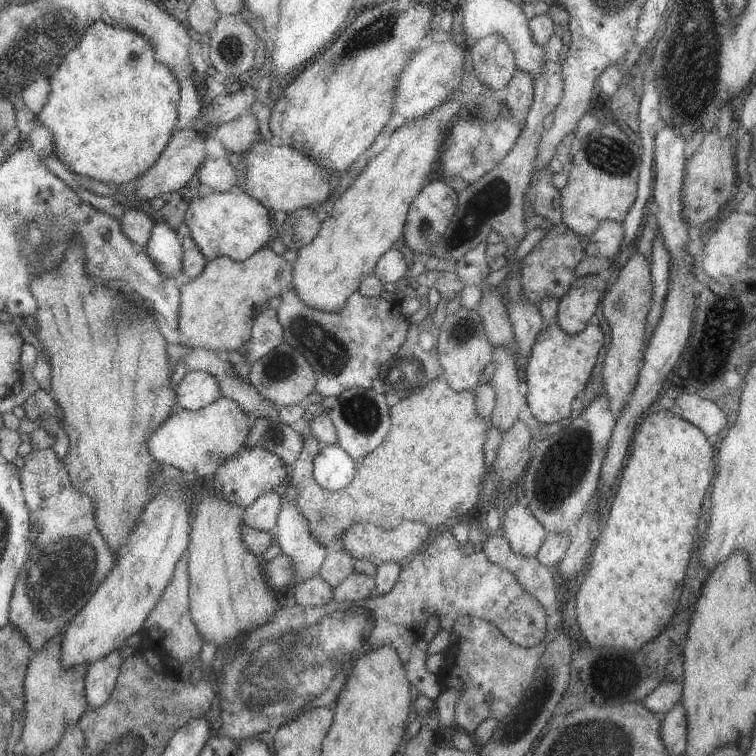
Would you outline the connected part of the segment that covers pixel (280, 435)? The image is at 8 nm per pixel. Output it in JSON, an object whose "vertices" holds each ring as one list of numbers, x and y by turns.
{"vertices":[[257,418,249,428,245,448,261,448,281,458,285,464,293,464,303,450,303,438,295,428,275,418]]}

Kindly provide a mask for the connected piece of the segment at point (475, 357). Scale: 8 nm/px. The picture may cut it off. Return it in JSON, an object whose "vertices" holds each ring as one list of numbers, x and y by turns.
{"vertices":[[457,308,453,314,445,316,437,336,439,336,437,338,437,360,443,368,441,380,445,380,447,386,453,392,473,392,473,396,475,396,475,414,483,420,489,420,489,416,495,408,495,390,489,382,479,386,479,378,481,378,483,368,487,368,487,364,491,362,493,346,487,342,485,334,483,334,481,318,477,316,475,310]]}

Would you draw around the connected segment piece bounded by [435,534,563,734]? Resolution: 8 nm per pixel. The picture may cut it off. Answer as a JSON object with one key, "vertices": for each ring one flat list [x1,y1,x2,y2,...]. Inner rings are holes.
{"vertices":[[501,534,483,536,483,542,479,548,489,562,495,562,495,560,507,562,501,566,503,568,507,566,507,570,517,578,517,582,523,586,523,590,527,594,531,594,533,598,537,598,537,602,543,606,543,610,547,614,547,640,543,640,541,644,537,644,533,648,521,648,517,644,511,644,501,634,501,630,487,620,479,620,473,616,455,618,453,626,447,630,451,642,449,642,449,648,445,650,445,656,447,656,445,666,435,676,437,676,437,686,441,688,441,692,455,688,457,704,455,704,455,726,453,728,463,730,467,734,473,734,475,728,487,718,495,718,495,720,507,718,509,712,523,700,523,694,527,692,529,684,533,682,533,672,539,666,539,658,541,658,547,642,553,640,555,628,563,620,563,606,555,598,555,590,557,590,555,568,545,566,535,556,529,558,529,556,515,554,511,550,509,542]]}

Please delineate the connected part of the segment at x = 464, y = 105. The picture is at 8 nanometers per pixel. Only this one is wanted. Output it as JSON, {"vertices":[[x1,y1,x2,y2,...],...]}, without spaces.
{"vertices":[[465,62,461,84,455,88,451,100,459,102,459,112,455,114,455,122,459,120,471,120,471,122,493,122,501,112,501,102,497,98,497,90,489,90,489,86,481,84,477,74,473,72,473,66]]}

